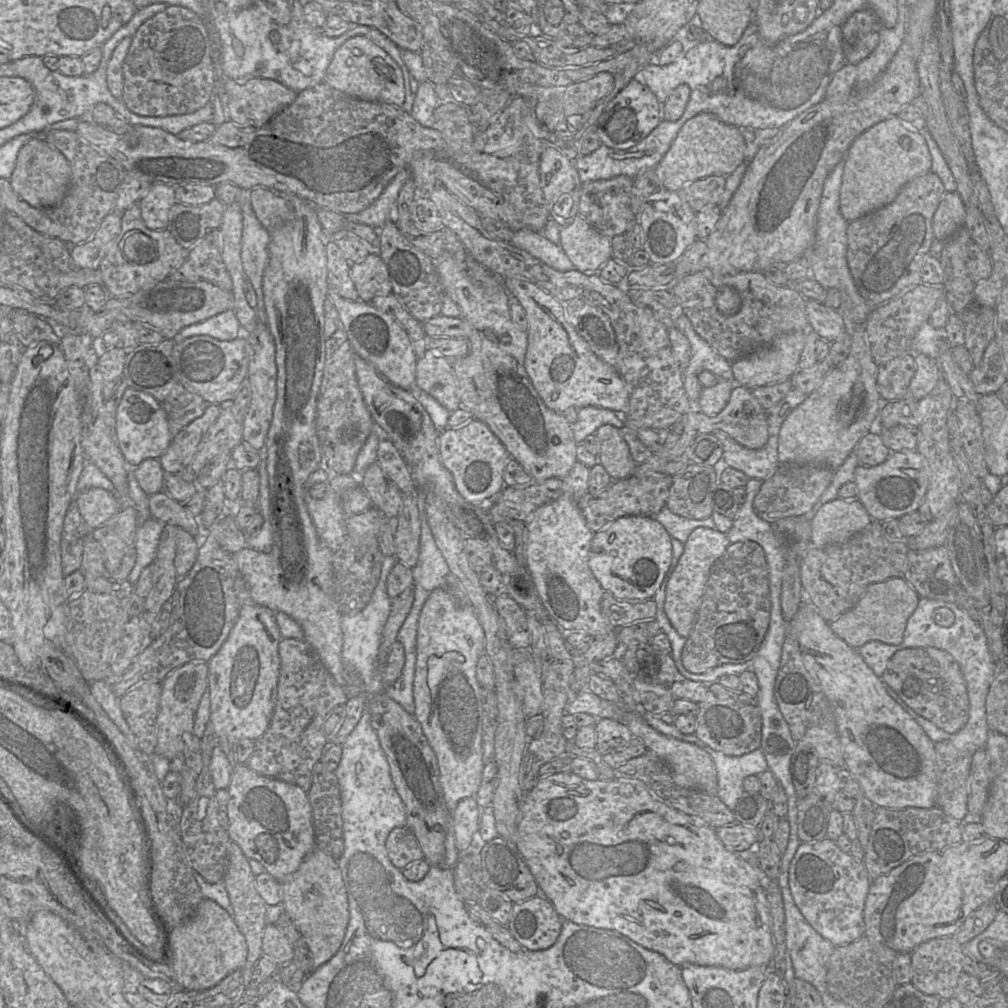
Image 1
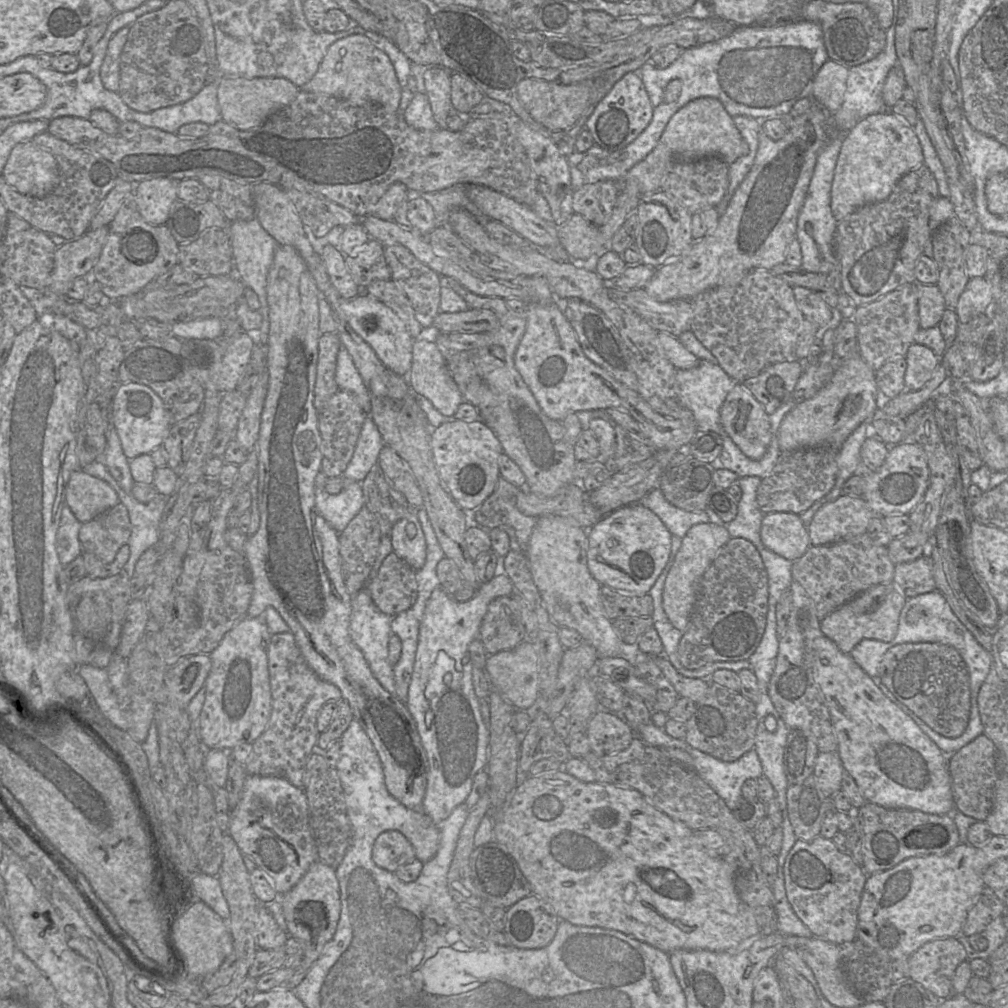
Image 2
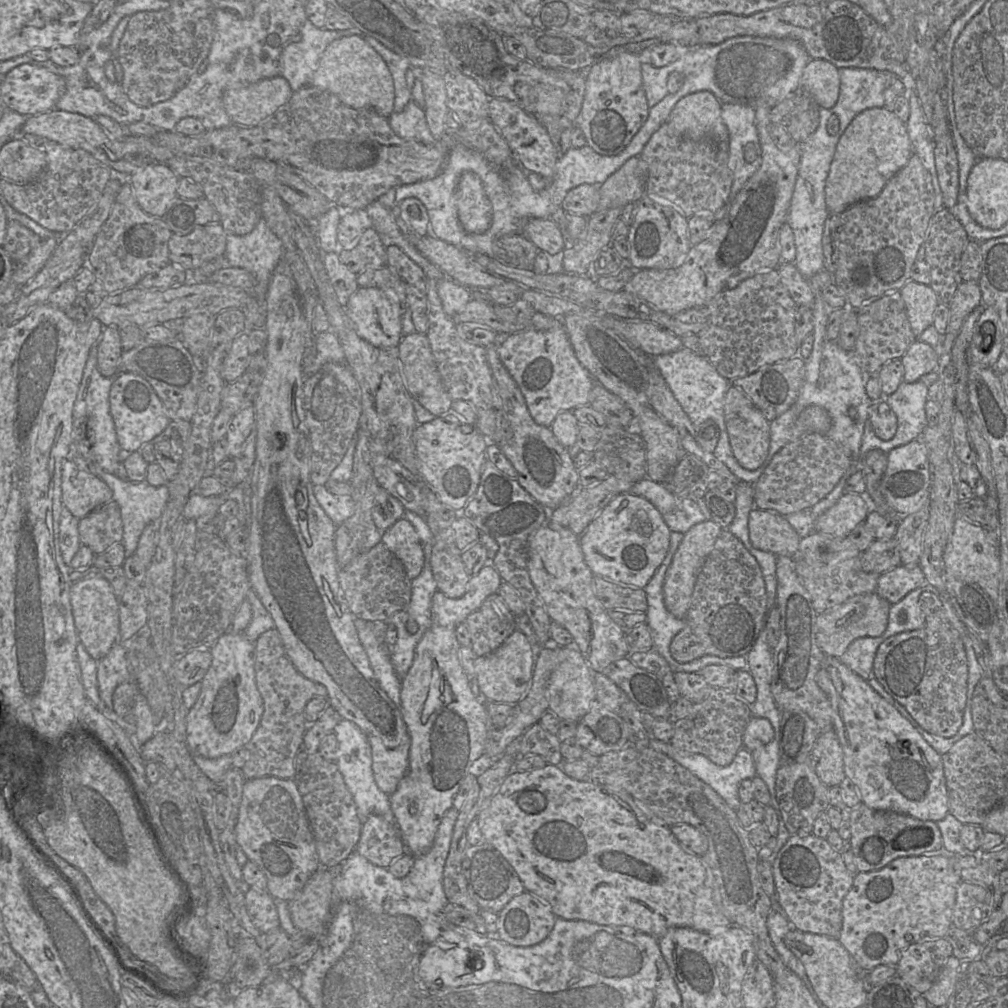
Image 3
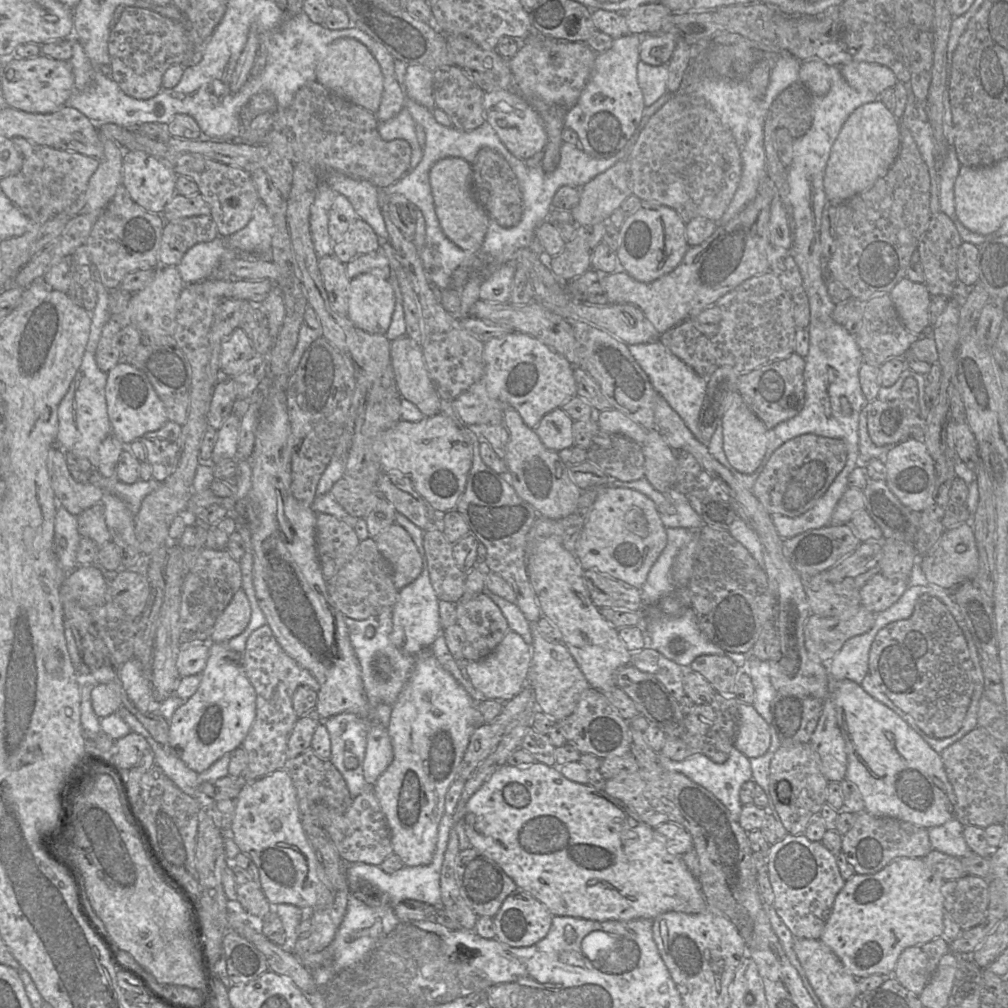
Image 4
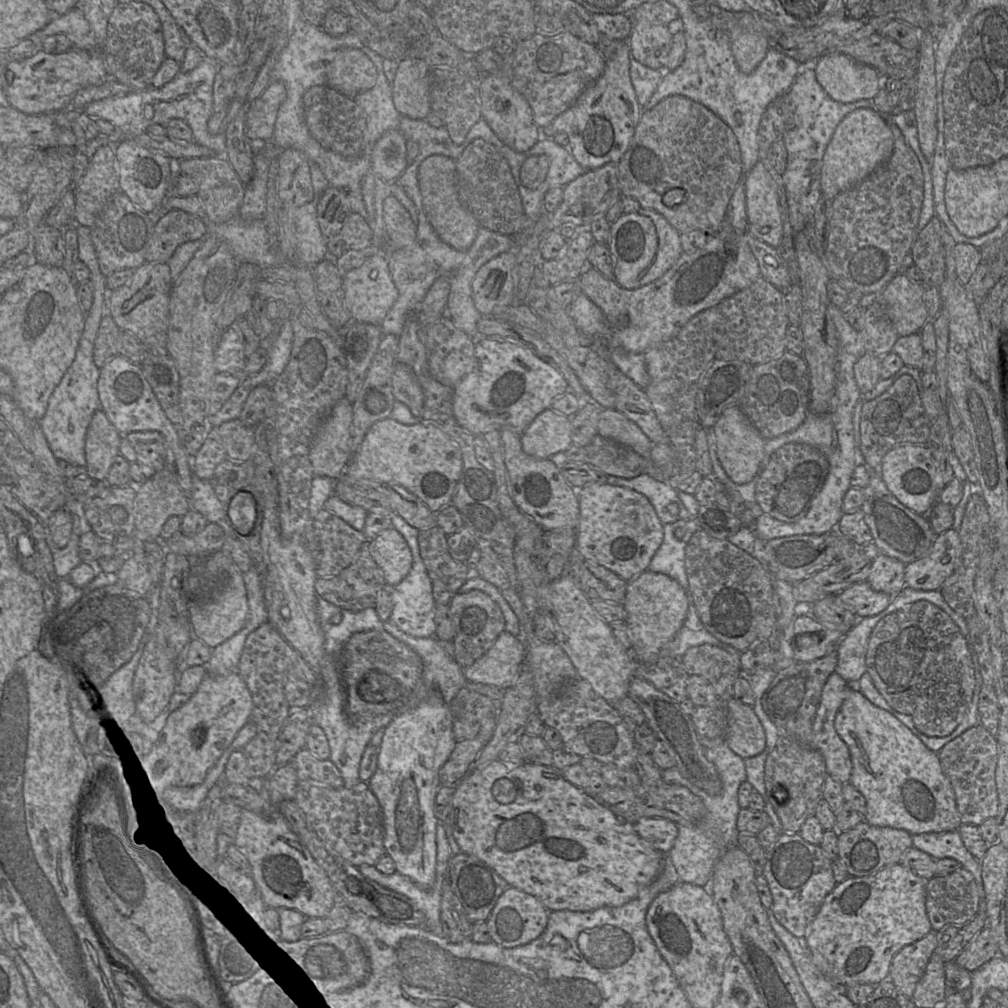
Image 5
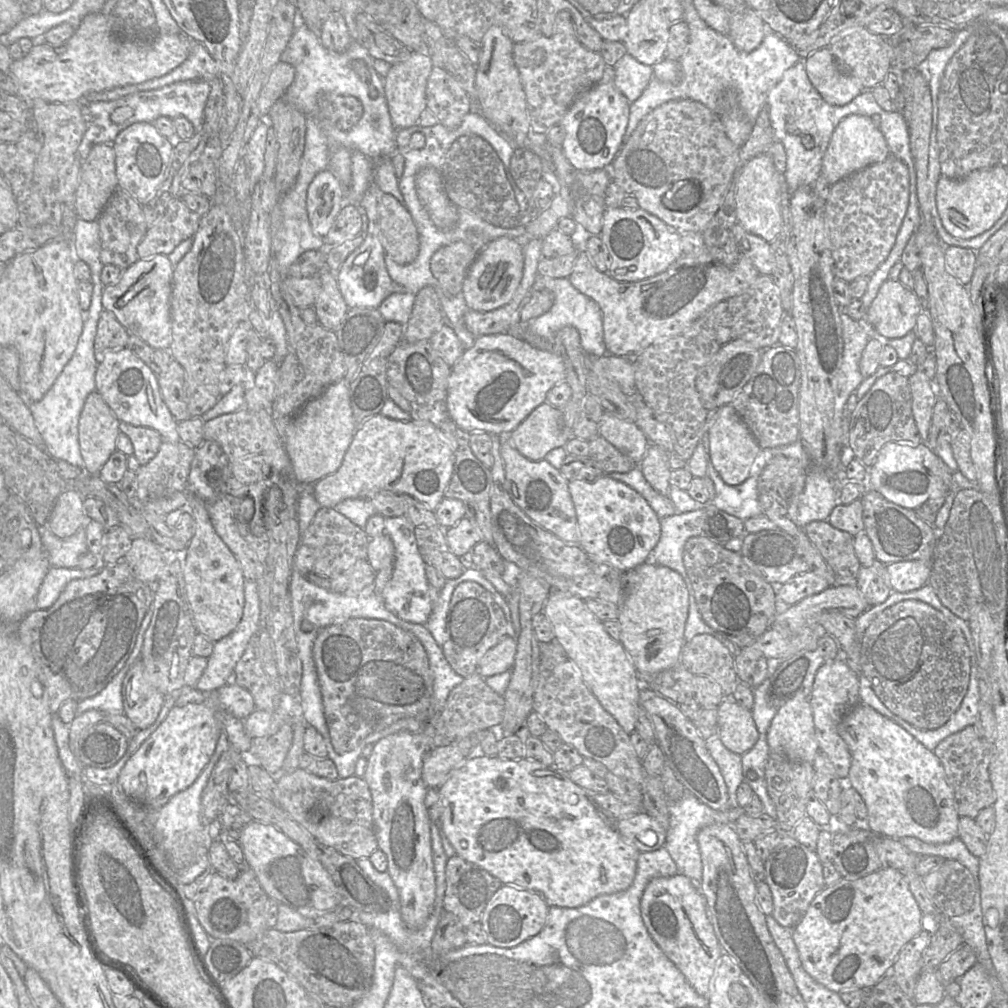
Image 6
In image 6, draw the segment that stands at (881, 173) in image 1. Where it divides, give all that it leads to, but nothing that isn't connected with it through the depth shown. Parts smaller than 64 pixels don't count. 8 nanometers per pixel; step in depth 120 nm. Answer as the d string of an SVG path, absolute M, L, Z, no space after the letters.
M852 114L836 126L823 157L821 174L833 185L870 165L883 162L889 155L887 142L872 119Z

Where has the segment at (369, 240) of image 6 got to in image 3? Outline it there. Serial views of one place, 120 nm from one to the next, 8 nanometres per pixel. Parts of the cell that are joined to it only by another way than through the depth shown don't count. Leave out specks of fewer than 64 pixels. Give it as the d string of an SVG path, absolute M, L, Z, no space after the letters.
M359 287L344 306L345 313L354 325L357 334L373 346L382 349L396 348L402 339L402 307L394 293L379 288Z

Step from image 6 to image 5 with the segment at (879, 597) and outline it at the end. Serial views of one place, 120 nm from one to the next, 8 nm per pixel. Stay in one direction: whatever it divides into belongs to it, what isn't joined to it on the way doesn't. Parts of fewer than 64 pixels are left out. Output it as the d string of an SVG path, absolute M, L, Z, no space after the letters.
M879 553L872 560L866 581L876 591L895 595L905 587L905 565L898 559Z

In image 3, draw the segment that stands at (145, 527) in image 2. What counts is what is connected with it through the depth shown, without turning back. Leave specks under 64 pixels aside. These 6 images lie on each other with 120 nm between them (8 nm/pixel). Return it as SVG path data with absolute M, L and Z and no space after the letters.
M94 460L88 462L90 467L89 473L103 480L113 493L112 500L117 502L121 509L121 518L123 522L123 538L122 543L125 548L125 556L131 556L135 553L139 538L144 528L153 521L158 521L161 518L163 510L169 500L168 485L152 486L146 481L130 482L123 481L114 474L104 471L99 464Z

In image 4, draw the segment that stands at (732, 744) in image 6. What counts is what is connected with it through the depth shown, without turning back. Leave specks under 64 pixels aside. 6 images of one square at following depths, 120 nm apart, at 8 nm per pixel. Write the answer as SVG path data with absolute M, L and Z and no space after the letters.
M739 703L739 725L735 748L749 759L764 755L771 745L768 723L752 704Z

